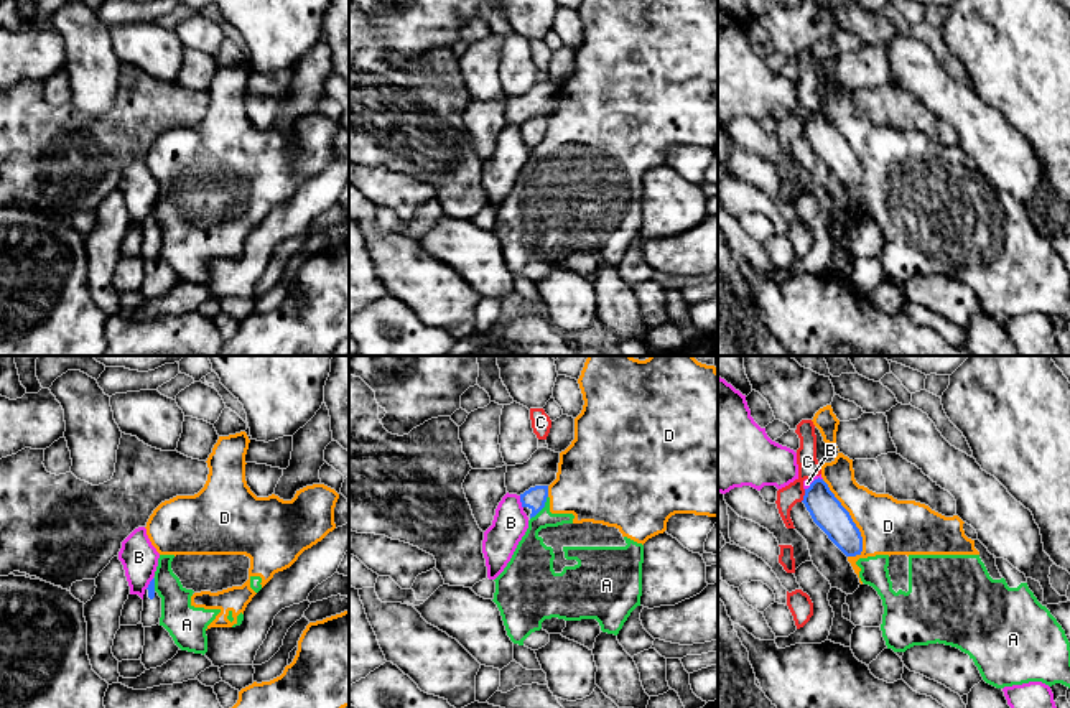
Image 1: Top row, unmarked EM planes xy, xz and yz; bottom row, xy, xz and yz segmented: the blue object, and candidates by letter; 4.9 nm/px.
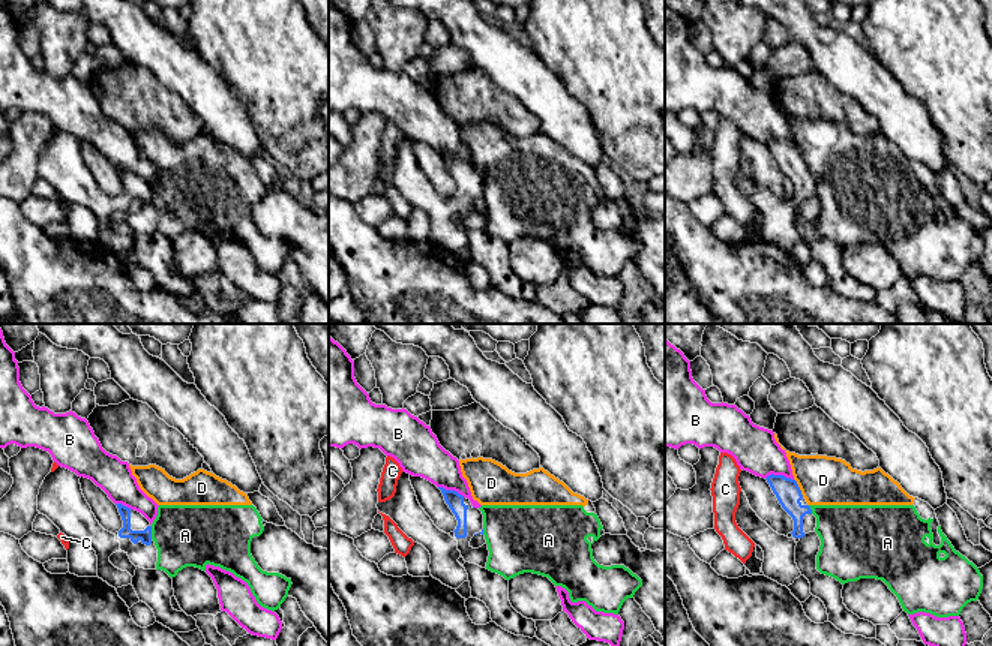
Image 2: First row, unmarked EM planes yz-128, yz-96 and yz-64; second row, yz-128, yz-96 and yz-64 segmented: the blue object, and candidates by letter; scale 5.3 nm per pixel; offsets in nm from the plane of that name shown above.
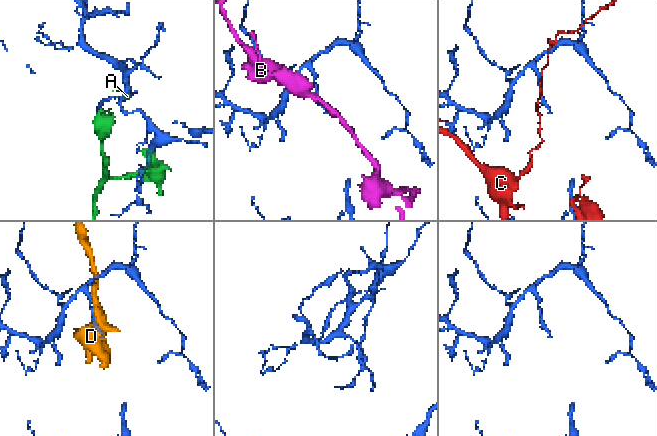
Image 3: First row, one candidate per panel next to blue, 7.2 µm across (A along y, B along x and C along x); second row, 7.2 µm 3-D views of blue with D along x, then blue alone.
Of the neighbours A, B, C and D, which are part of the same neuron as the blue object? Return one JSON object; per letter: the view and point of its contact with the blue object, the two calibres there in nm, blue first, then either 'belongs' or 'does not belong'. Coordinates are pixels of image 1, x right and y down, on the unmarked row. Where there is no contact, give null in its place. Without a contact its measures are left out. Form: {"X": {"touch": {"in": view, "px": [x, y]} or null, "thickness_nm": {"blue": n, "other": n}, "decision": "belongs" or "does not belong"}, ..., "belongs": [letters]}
{"A": {"touch": {"in": "xz", "px": [542, 139]}, "thickness_nm": {"blue": 110, "other": 180}, "decision": "does not belong"}, "B": {"touch": {"in": "xz", "px": [521, 132]}, "thickness_nm": {"blue": 110, "other": 170}, "decision": "does not belong"}, "C": {"touch": {"in": "yz", "px": [804, 127]}, "thickness_nm": {"blue": 160, "other": 110}, "decision": "does not belong"}, "D": {"touch": {"in": "yz", "px": [850, 149]}, "thickness_nm": {"blue": 160, "other": 280}, "decision": "does not belong"}, "belongs": []}

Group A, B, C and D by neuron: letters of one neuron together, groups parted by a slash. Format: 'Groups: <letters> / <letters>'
Groups: A D / B / C

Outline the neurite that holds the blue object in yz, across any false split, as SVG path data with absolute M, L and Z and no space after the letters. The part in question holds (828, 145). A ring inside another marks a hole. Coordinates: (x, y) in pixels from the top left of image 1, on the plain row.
M815 110L802 132L813 153L828 166L828 170L846 186L856 188L863 183L863 168L849 143L830 122L823 110Z

